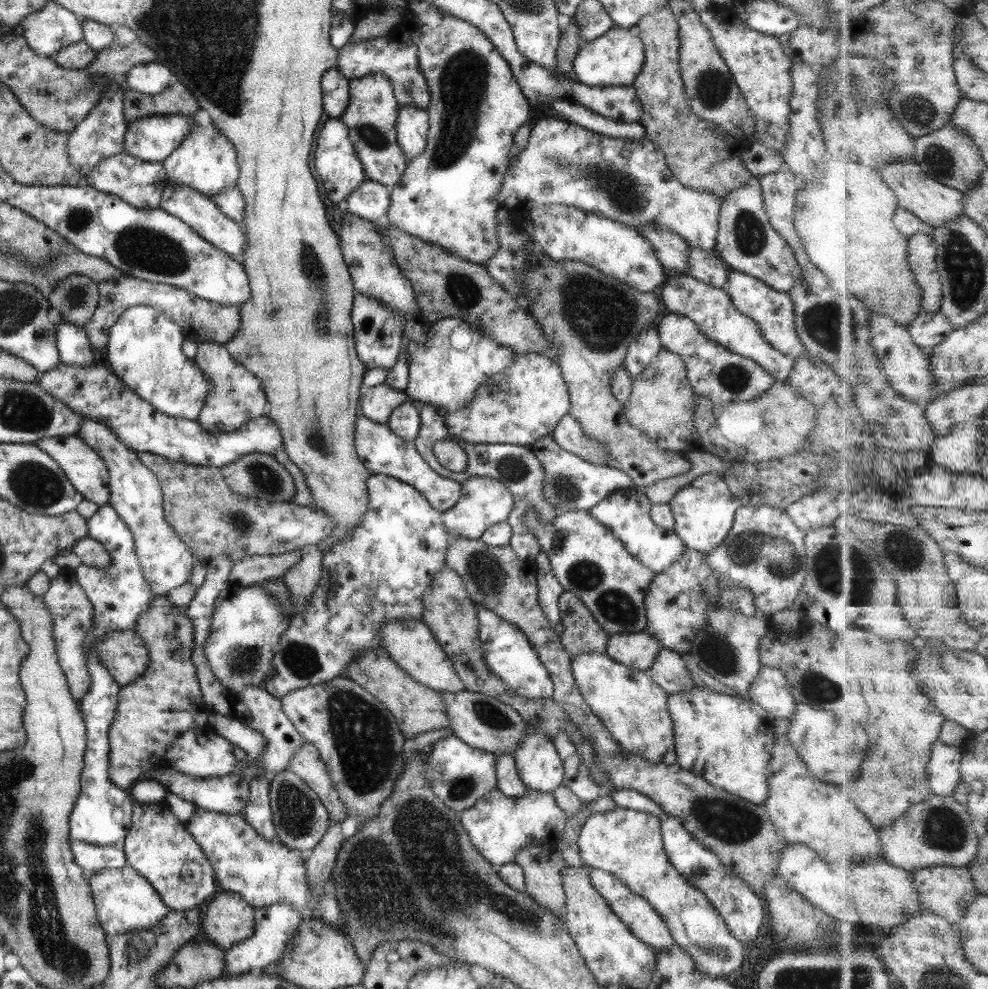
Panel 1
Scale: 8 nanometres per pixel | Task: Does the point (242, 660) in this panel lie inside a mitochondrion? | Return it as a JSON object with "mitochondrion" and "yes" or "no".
{"mitochondrion":"yes"}

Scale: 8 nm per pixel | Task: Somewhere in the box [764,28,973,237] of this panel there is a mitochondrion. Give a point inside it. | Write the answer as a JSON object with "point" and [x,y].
{"point":[939,159]}

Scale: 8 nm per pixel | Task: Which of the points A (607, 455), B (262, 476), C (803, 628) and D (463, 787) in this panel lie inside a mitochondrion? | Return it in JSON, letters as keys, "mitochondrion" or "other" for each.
{"A":"other","B":"mitochondrion","C":"other","D":"mitochondrion"}

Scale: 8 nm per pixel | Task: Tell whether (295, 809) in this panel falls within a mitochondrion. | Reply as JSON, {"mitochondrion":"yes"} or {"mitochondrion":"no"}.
{"mitochondrion":"yes"}

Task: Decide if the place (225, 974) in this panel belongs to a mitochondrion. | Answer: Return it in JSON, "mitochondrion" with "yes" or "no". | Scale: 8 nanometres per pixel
{"mitochondrion":"no"}

